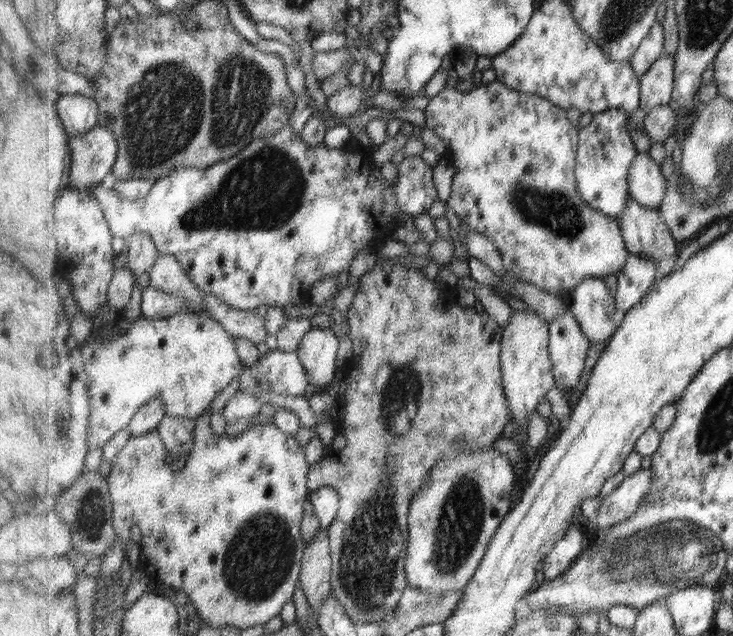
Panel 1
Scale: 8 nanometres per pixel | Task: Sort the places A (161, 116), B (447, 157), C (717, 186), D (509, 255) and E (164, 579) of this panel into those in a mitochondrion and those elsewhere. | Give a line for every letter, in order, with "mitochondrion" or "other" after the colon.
A: mitochondrion
B: other
C: mitochondrion
D: other
E: other

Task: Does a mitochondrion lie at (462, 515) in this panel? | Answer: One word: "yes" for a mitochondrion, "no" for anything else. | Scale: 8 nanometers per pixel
yes

